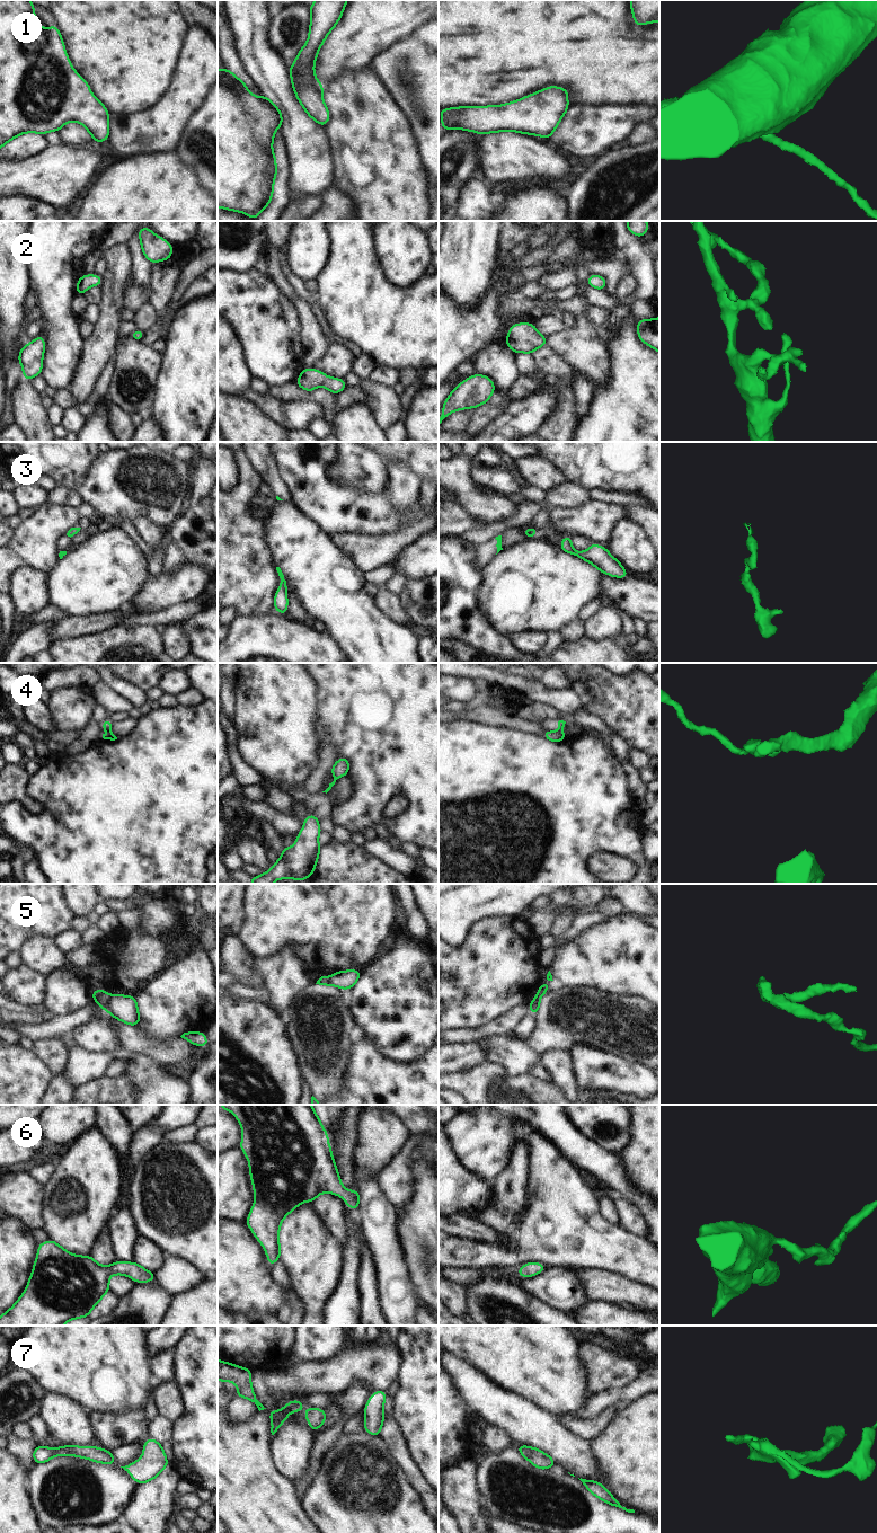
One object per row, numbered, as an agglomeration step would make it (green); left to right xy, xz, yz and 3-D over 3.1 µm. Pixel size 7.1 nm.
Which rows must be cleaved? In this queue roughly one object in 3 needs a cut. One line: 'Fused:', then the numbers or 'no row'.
Fused: 4, 5.

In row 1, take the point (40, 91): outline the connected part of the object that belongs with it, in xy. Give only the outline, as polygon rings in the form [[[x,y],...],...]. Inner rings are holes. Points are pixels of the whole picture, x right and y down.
[[[0,0],[0,148],[24,133],[59,132],[69,122],[79,122],[97,142],[108,141],[109,113],[91,92],[89,83],[72,68],[56,25],[44,29],[29,0]]]

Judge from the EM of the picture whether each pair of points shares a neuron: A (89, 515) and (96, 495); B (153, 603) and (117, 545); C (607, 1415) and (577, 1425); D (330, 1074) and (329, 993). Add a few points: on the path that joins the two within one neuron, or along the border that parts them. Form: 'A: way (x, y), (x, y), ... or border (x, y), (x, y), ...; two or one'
A: border (85, 501), (97, 514); two
B: border (150, 576), (143, 590), (131, 604); two
C: way (600, 1421), (595, 1425), (584, 1425); one
D: way (329, 1054), (329, 1013); one

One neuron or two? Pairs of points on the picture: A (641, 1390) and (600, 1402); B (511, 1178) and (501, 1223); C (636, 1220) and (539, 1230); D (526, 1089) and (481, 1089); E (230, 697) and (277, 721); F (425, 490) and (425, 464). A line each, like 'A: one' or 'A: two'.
A: one
B: one
C: two
D: one
E: two
F: two

